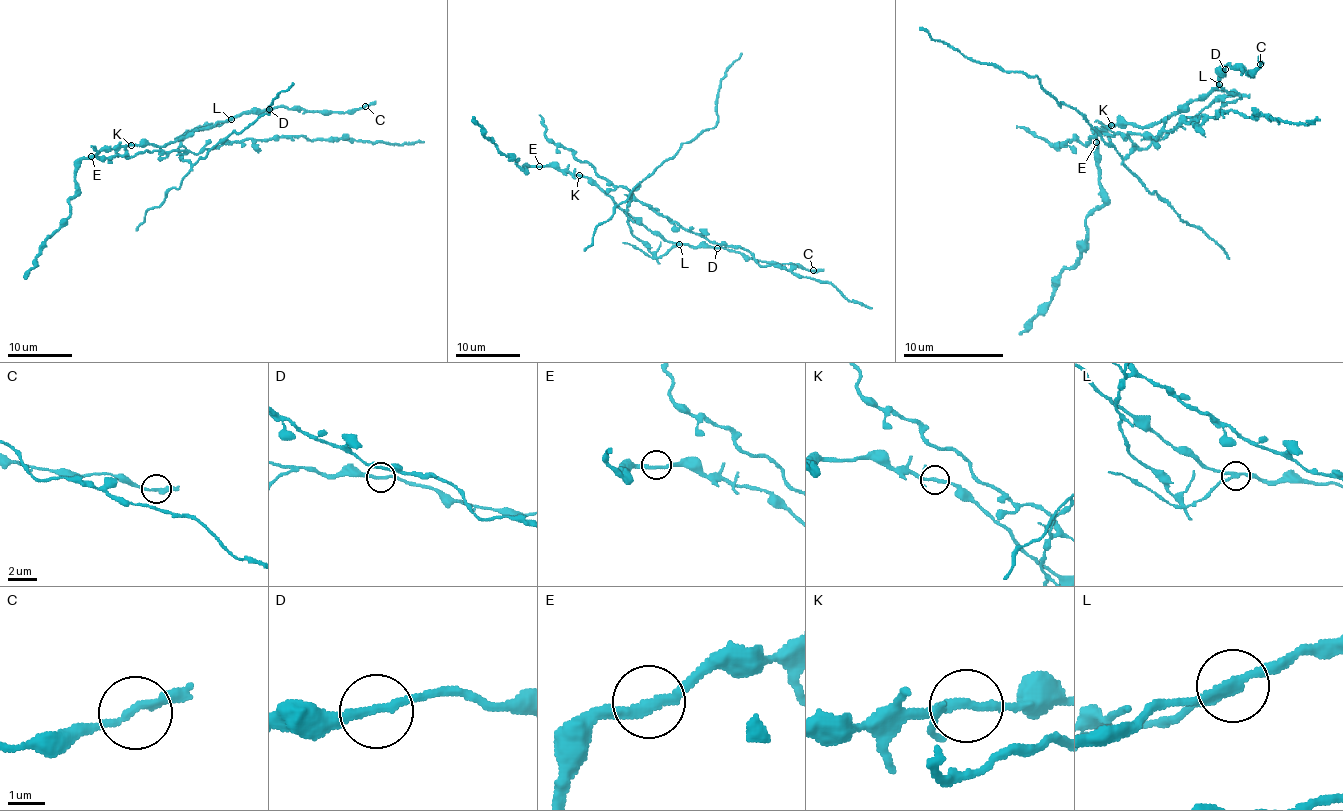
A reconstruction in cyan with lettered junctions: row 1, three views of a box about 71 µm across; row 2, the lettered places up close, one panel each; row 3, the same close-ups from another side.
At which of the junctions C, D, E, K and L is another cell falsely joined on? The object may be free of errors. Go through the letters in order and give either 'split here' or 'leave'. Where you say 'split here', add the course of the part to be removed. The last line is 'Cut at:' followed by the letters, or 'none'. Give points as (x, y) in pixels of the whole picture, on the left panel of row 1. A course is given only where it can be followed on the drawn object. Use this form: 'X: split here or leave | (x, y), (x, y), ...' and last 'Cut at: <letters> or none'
C: leave
D: leave
E: leave
K: leave
L: split here | (230, 119), (200, 125), (184, 135), (181, 154), (242, 140), (301, 135), (312, 140), (401, 145), (423, 142)
Cut at: L

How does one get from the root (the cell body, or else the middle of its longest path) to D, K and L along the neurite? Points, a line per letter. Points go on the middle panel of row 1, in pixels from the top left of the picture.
D: (648, 249), (661, 257), (682, 243), (691, 248), (717, 248)
K: (648, 249), (654, 252), (662, 240), (630, 217), (596, 185), (579, 175)
L: (648, 249), (661, 257), (678, 244)

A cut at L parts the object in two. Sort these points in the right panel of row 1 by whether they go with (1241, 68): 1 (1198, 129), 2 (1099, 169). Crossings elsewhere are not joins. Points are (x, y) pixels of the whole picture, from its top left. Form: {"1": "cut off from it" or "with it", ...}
{"1": "cut off from it", "2": "with it"}

